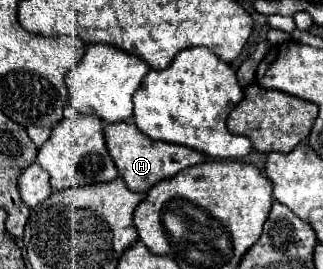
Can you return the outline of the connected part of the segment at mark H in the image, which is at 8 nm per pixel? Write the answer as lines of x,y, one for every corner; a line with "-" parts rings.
119,122
119,124
107,124
103,128
105,134
105,144
107,150
117,166
119,176
125,180
125,184
129,186
129,190
133,192
147,192
149,188
153,188
159,180
171,178
173,174
177,174
183,168
201,164
205,160
205,156
197,150
191,150
187,146
179,146
179,144
169,144
169,142
159,142
159,140
151,140
145,134
141,134
137,130
135,124
129,122

